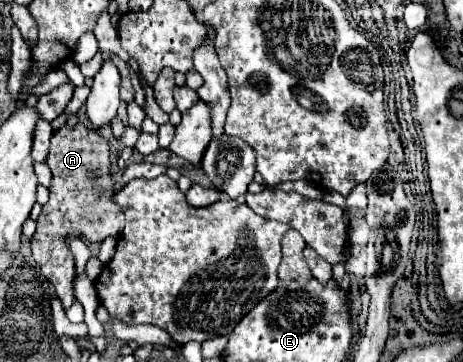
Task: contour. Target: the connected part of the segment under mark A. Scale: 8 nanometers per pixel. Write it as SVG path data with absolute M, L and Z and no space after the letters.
M80 122L74 130L56 130L46 164L52 170L52 182L48 188L50 200L42 206L38 228L30 240L32 256L36 258L36 266L40 268L42 276L52 282L58 298L70 306L74 302L74 258L66 248L64 238L68 234L82 236L82 230L86 230L86 234L96 234L98 242L108 236L118 236L124 226L124 214L110 198L114 194L114 182L110 174L110 146L96 130L84 128Z

